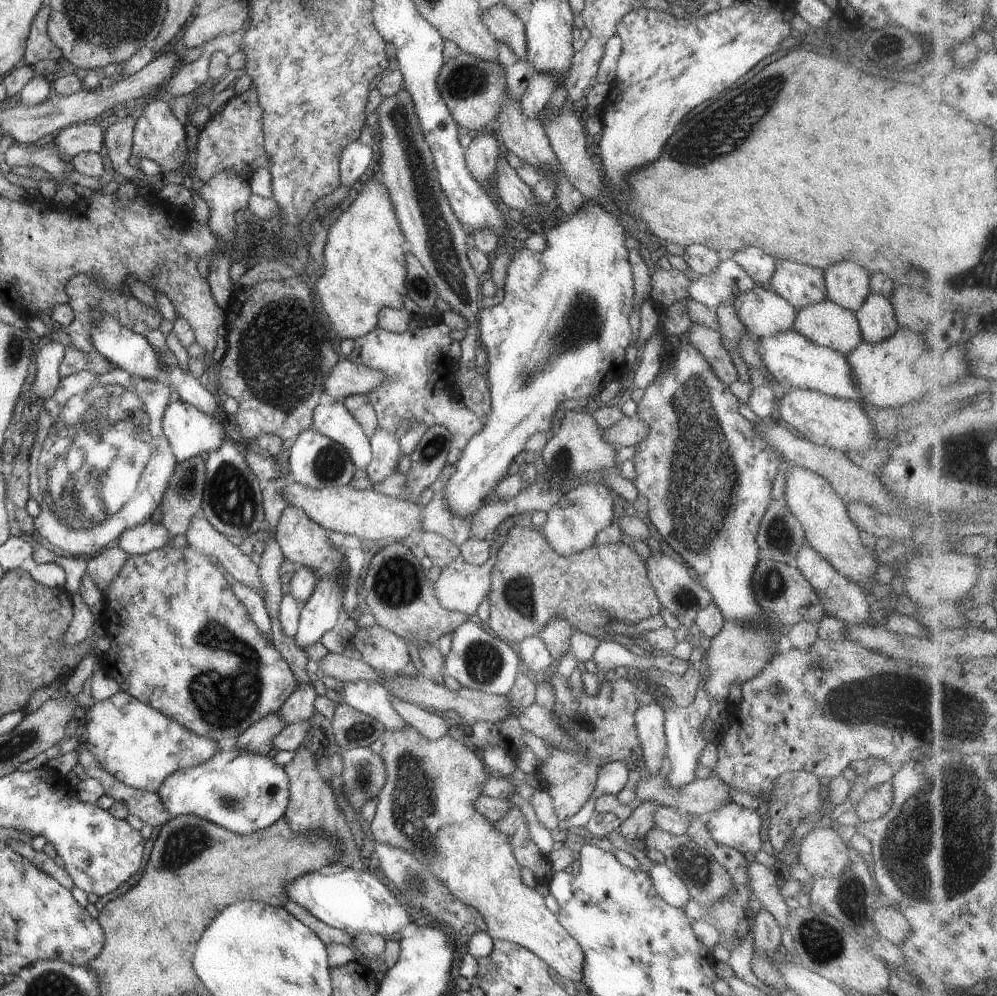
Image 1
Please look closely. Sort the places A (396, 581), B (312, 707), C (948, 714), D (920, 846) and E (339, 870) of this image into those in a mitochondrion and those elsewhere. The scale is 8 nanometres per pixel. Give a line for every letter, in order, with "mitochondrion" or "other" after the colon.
A: mitochondrion
B: other
C: mitochondrion
D: mitochondrion
E: other

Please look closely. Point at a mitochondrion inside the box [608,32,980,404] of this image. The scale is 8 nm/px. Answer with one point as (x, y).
(721, 133)

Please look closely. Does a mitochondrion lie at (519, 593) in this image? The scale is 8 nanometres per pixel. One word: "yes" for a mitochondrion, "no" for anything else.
yes

